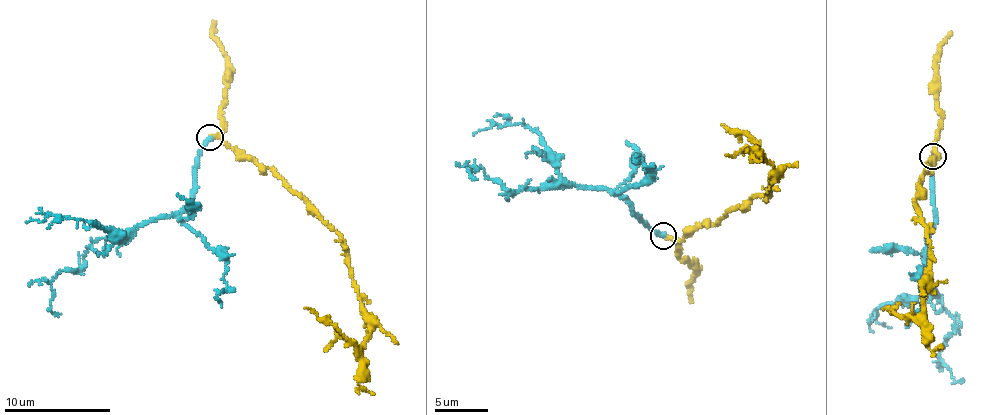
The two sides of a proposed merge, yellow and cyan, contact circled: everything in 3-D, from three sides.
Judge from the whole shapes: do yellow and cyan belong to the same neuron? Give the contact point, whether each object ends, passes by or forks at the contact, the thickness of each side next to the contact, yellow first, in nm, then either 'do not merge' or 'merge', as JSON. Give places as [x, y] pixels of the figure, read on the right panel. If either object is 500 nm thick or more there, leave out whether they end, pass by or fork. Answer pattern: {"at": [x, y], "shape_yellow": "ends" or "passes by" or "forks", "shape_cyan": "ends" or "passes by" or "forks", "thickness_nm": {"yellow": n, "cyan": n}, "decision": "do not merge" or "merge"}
{"at": [932, 156], "shape_yellow": "ends", "shape_cyan": "ends", "thickness_nm": {"yellow": 190, "cyan": 240}, "decision": "merge"}

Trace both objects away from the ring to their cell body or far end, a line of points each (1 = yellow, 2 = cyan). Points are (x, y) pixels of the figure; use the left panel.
1: (212, 138), (268, 167), (339, 236), (370, 338), (358, 348), (305, 308)
2: (209, 138), (198, 157), (193, 202), (132, 229), (96, 238), (83, 264), (53, 278), (51, 311), (60, 314)

